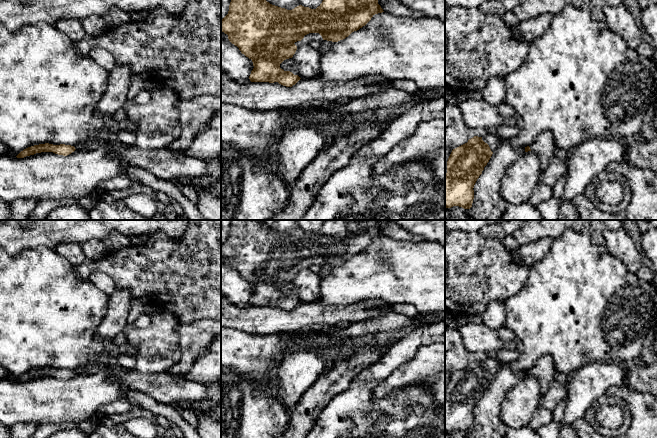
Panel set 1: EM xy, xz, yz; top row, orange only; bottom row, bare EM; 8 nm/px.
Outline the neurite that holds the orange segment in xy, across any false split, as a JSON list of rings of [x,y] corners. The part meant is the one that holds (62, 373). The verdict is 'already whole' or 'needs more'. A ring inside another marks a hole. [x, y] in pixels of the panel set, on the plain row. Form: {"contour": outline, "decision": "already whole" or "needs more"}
{"contour": [[[45,367],[28,371],[23,375],[21,375],[16,381],[24,382],[26,380],[34,379],[36,377],[41,377],[41,376],[53,376],[58,379],[67,380],[72,376],[74,376],[75,374],[76,374],[75,371],[71,369],[65,369],[65,368],[53,369]]], "decision": "already whole"}

